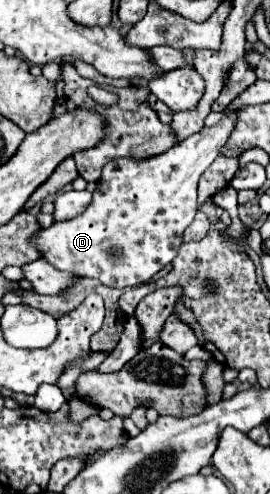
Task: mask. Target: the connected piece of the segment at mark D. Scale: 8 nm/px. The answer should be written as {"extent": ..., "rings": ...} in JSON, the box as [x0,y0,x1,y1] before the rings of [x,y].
{"extent":[36,109,238,289],"rings":[[[238,109],[228,111],[214,127],[204,127],[158,157],[110,161],[96,183],[92,205],[76,219],[54,223],[36,235],[36,247],[40,247],[42,257],[60,271],[98,279],[116,289],[152,281],[178,255],[182,233],[198,211],[198,179],[220,155],[222,145],[236,127],[236,117]]]}

